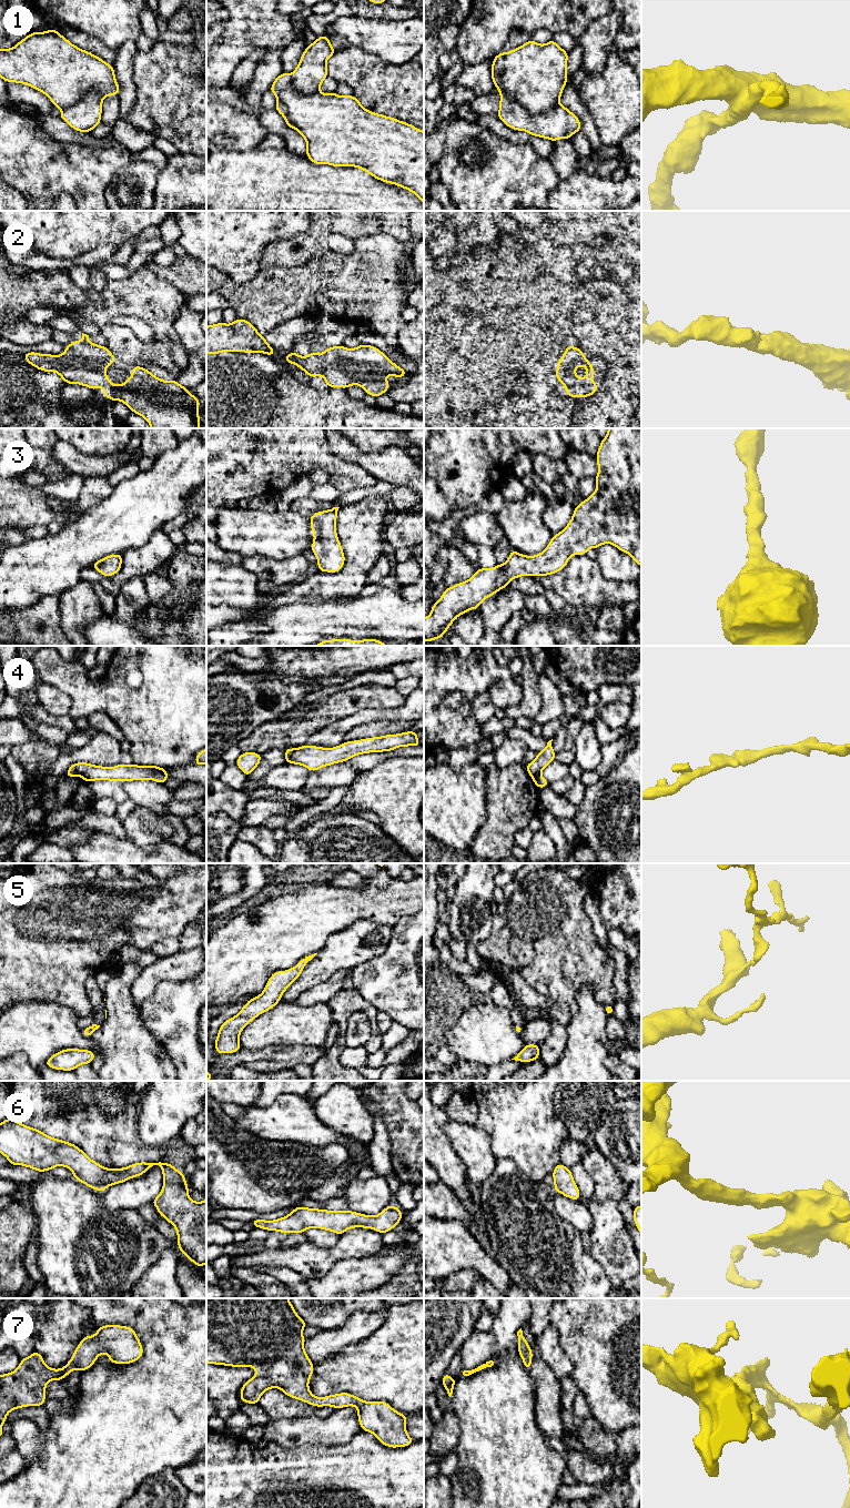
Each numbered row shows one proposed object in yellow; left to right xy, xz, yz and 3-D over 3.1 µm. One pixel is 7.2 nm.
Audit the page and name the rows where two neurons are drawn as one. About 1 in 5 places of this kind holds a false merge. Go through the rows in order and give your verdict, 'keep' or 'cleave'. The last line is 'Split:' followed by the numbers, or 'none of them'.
1: keep
2: keep
3: keep
4: cleave
5: keep
6: keep
7: keep
Split: 4

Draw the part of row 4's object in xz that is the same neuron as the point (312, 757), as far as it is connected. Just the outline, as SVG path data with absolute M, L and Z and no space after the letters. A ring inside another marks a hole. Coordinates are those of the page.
M417 731L345 741L333 748L304 745L294 749L291 763L304 766L308 771L316 771L326 766L347 761L357 755L392 751L399 747L421 745Z

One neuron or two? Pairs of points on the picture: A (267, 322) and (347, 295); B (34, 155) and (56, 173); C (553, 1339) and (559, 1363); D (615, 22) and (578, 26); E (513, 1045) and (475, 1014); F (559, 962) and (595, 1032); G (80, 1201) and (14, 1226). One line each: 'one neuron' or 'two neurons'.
A: one neuron
B: one neuron
C: one neuron
D: two neurons
E: one neuron
F: two neurons
G: two neurons

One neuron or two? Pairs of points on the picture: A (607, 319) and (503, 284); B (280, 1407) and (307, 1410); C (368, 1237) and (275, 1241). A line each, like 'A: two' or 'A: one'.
A: one
B: one
C: two

